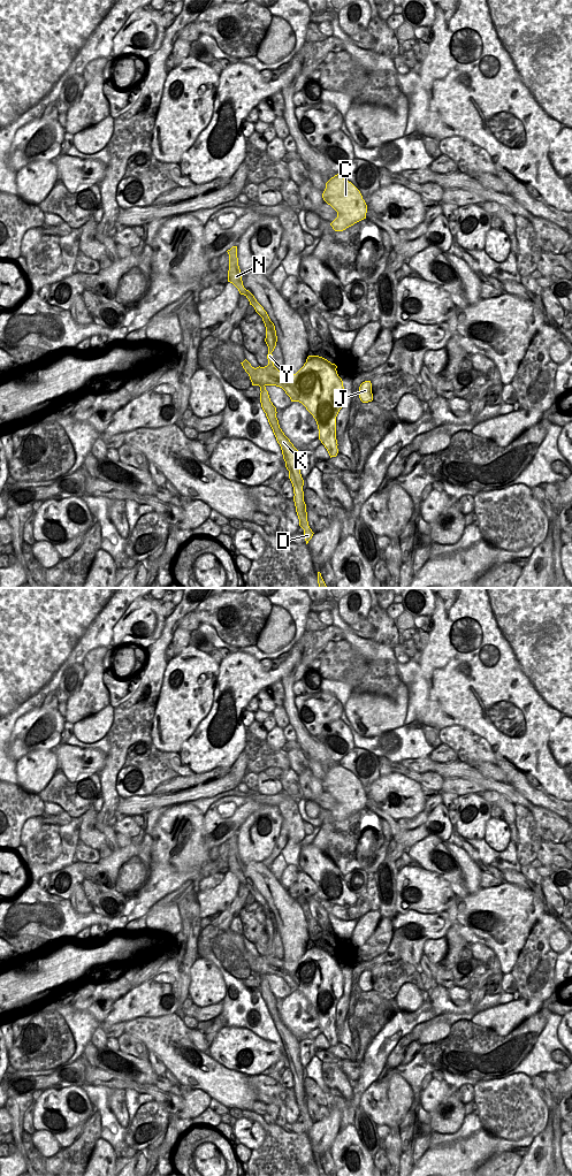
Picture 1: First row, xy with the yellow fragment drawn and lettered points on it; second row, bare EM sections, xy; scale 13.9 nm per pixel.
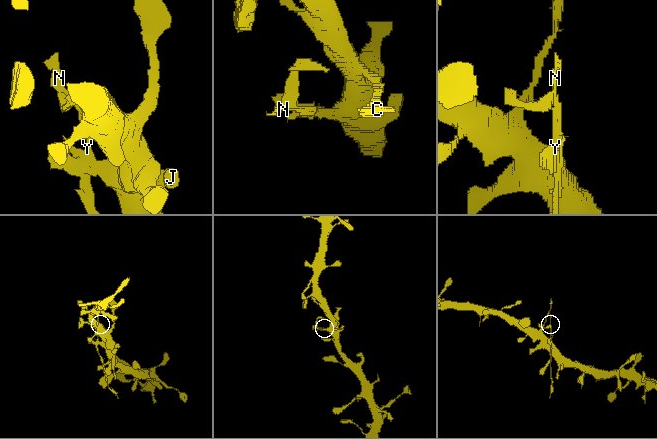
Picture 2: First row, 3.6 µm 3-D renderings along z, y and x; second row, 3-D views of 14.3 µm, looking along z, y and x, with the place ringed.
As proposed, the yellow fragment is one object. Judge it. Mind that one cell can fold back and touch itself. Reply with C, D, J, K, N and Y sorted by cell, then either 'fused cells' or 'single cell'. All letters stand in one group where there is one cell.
C J / D K N Y; fused cells

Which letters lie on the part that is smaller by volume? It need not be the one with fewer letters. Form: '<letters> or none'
D, K, N, Y

